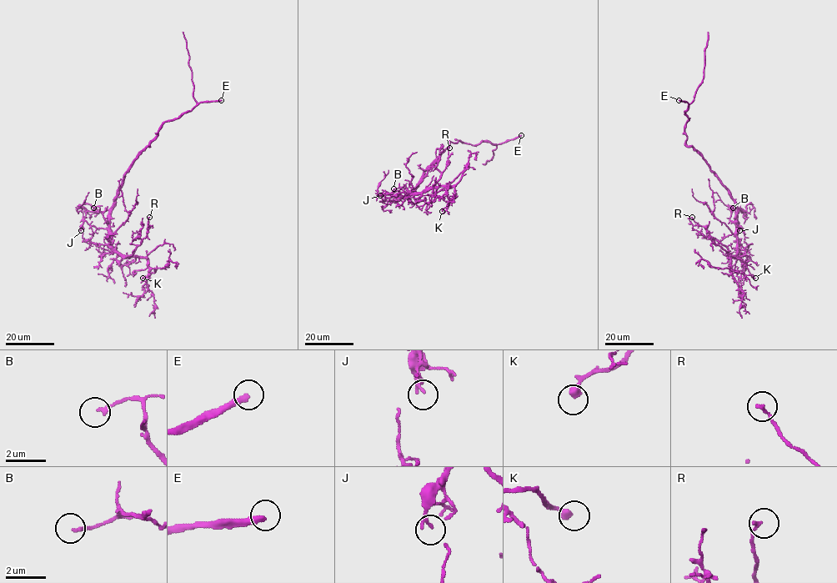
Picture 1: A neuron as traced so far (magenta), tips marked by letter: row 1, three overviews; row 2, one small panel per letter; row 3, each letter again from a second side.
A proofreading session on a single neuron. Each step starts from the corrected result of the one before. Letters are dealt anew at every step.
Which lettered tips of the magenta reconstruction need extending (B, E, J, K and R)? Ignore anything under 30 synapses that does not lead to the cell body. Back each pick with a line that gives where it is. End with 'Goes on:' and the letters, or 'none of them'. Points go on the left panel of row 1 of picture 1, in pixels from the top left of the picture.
E: at (221, 100)
Goes on: E

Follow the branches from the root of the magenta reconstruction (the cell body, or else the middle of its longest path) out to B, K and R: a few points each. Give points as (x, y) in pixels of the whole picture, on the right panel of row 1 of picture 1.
B: (713, 172), (734, 201), (737, 213), (733, 222), (729, 219), (733, 208)
K: (713, 172), (737, 208), (737, 253), (730, 258), (730, 268), (755, 278)
R: (713, 172), (737, 208), (737, 253), (732, 255), (692, 217)

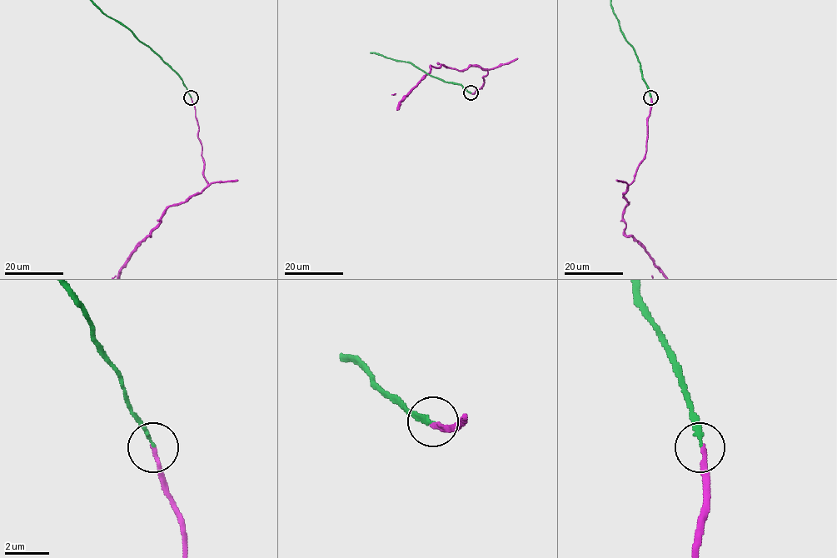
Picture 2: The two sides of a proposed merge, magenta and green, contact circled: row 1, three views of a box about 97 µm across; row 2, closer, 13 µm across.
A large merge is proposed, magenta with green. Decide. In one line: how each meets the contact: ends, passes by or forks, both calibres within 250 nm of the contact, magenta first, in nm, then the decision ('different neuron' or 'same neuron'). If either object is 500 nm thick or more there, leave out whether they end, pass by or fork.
magenta ends; green ends; calibres 170 and 150 nm; same neuron

